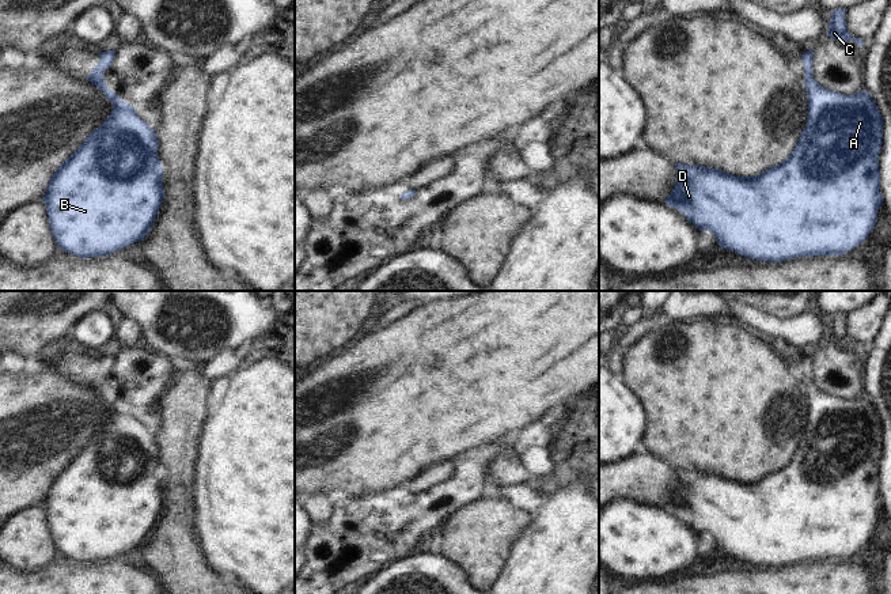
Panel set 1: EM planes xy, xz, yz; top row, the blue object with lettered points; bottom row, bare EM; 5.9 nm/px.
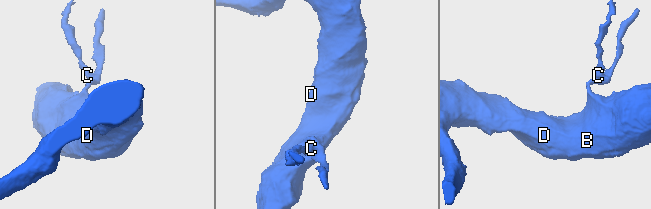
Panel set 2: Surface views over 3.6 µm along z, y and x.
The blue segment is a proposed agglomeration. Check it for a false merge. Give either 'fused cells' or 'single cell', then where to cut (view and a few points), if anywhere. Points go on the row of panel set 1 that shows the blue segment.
single cell | no cut

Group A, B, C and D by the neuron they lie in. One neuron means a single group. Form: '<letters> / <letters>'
A B C D

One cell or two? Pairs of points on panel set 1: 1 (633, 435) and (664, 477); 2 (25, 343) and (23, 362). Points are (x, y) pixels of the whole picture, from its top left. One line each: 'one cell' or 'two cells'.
1: two cells
2: two cells

